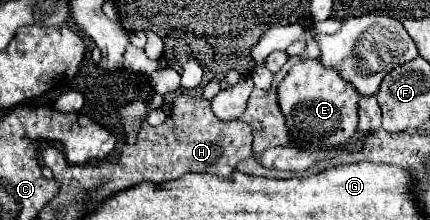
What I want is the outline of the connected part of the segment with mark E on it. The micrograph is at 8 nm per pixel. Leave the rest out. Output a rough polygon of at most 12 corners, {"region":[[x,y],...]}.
{"region":[[319,59],[291,67],[277,87],[299,147],[345,145],[359,93]]}

